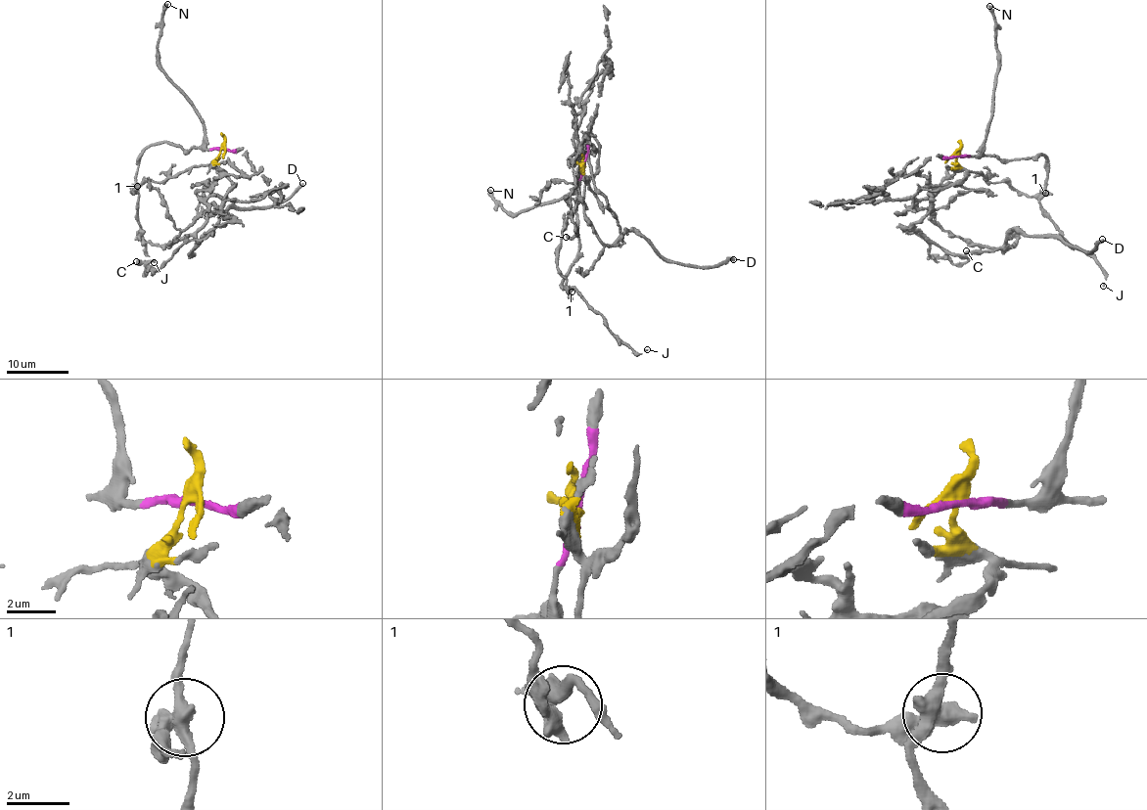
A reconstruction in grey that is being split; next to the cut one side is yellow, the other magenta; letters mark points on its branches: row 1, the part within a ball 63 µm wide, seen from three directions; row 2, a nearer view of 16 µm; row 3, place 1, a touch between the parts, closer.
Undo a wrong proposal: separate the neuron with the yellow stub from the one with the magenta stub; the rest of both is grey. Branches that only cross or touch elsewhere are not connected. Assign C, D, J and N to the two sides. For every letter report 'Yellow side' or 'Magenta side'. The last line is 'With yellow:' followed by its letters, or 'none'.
C: Yellow side
D: Yellow side
J: Magenta side
N: Magenta side
With yellow: C, D

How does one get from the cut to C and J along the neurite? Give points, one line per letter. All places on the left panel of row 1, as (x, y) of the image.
C: (223, 149), (214, 164), (234, 183), (213, 211), (207, 201), (221, 200), (212, 234), (147, 274), (136, 260)
J: (223, 149), (202, 146), (187, 150), (157, 142), (144, 150), (137, 173), (140, 225), (137, 232), (154, 262)

